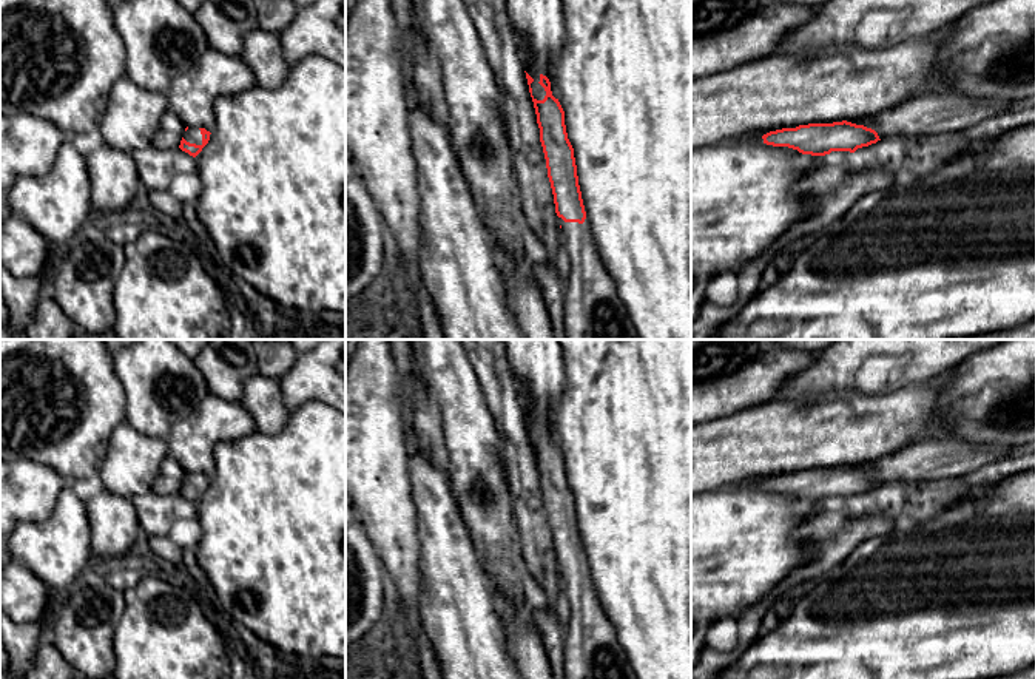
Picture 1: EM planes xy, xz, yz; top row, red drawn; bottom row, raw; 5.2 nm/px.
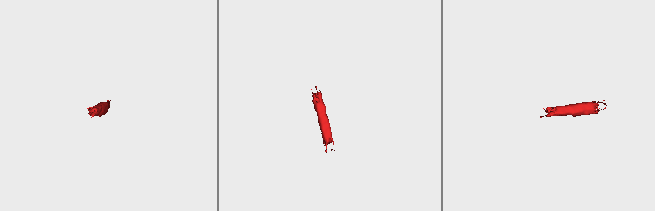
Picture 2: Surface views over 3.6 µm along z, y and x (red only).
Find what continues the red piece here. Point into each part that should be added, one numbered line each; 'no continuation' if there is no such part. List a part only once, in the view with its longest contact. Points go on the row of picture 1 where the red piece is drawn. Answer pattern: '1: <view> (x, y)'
1: xz (539, 93)
2: xz (591, 307)

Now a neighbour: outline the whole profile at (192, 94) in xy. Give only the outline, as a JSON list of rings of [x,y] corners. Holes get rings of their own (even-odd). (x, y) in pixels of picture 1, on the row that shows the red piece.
[[[208,48],[188,73],[171,82],[167,91],[168,111],[174,113],[185,127],[199,127],[211,133],[216,127],[214,100],[255,86],[255,74],[239,56]]]

